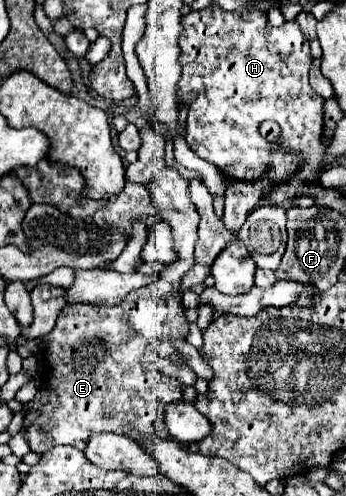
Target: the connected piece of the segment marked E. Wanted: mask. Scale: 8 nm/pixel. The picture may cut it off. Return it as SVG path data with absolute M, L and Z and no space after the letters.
M165 164L165 168L151 178L147 188L155 204L161 208L163 218L173 228L179 262L175 262L173 266L165 266L165 270L157 276L157 280L151 286L133 290L117 306L95 306L95 304L63 306L63 310L57 316L57 324L53 332L43 336L45 340L49 340L49 346L43 352L43 384L37 396L29 402L29 412L25 414L25 422L23 422L23 434L33 452L47 452L59 444L85 450L85 442L89 440L89 434L93 432L127 434L127 424L131 424L135 430L143 432L149 438L169 436L165 430L163 412L169 402L183 400L181 382L167 378L165 374L159 372L159 368L155 366L155 358L157 358L155 348L165 340L173 342L177 338L185 338L187 334L189 322L183 316L183 304L177 302L173 294L177 294L181 274L185 274L185 270L189 270L189 266L193 264L193 246L197 240L199 214L193 202L189 202L187 180L179 174L177 168Z

